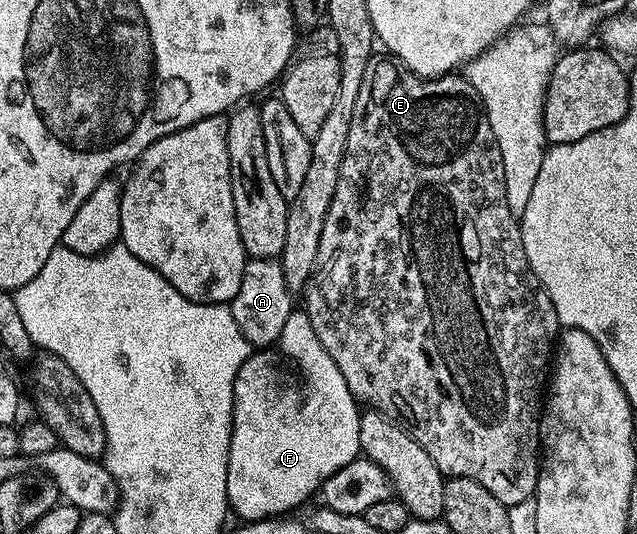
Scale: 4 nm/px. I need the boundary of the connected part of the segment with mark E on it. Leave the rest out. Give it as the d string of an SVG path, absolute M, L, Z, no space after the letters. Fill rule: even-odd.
M373 56L368 61L366 73L362 76L362 88L358 88L354 116L350 116L350 137L346 140L346 152L338 172L338 188L334 188L334 200L330 200L330 212L326 212L326 224L322 224L322 240L318 240L314 272L302 291L302 309L310 316L310 324L314 324L314 333L318 335L322 348L326 348L330 360L338 364L338 372L342 372L342 380L346 380L346 388L350 388L357 403L382 412L391 422L399 424L424 449L426 456L434 460L441 474L448 478L478 480L478 484L482 484L482 488L504 506L522 504L522 500L535 495L540 475L540 416L554 347L562 329L558 312L554 312L546 288L526 260L517 215L512 214L510 204L506 204L502 152L498 140L494 140L494 128L490 128L484 101L478 92L455 73L443 78L419 78L399 61L383 57Z

